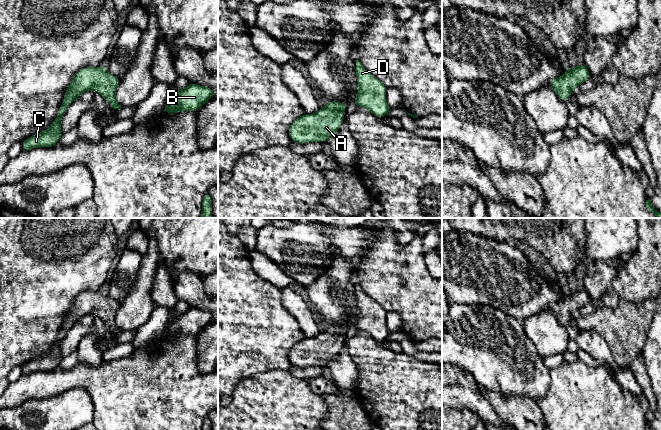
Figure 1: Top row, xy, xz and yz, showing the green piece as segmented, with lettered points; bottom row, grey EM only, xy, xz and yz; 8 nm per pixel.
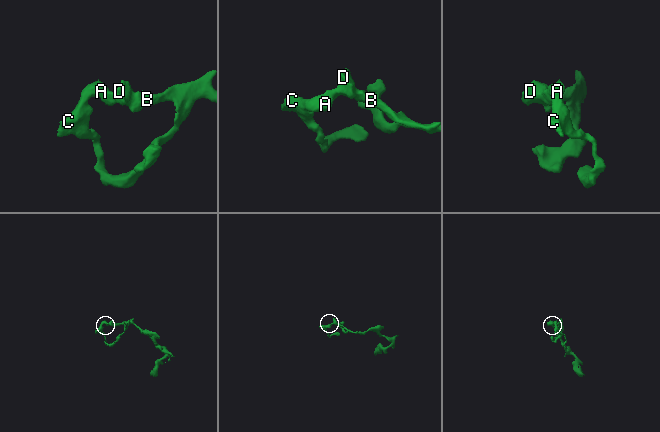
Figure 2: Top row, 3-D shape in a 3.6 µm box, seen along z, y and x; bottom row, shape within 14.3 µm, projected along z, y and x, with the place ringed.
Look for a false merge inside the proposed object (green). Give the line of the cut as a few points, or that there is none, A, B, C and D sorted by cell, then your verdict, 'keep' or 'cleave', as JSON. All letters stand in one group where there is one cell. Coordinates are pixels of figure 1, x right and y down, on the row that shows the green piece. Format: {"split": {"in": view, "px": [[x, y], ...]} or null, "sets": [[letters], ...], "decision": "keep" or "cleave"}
{"split": null, "sets": [["A", "B", "C", "D"]], "decision": "keep"}

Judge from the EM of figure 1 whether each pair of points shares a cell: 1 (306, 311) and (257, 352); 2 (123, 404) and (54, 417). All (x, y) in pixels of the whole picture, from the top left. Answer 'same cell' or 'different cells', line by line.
1: different cells
2: different cells

